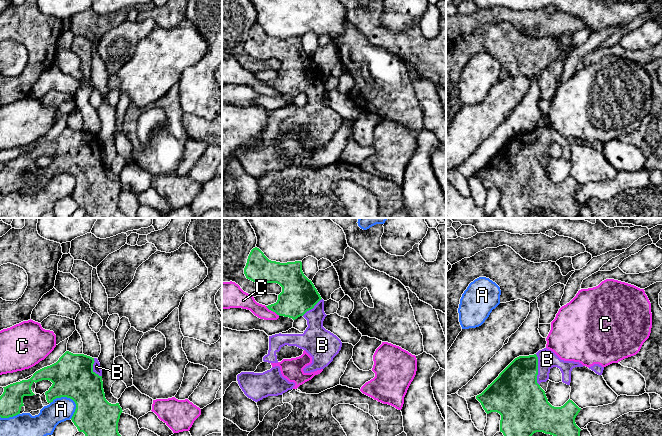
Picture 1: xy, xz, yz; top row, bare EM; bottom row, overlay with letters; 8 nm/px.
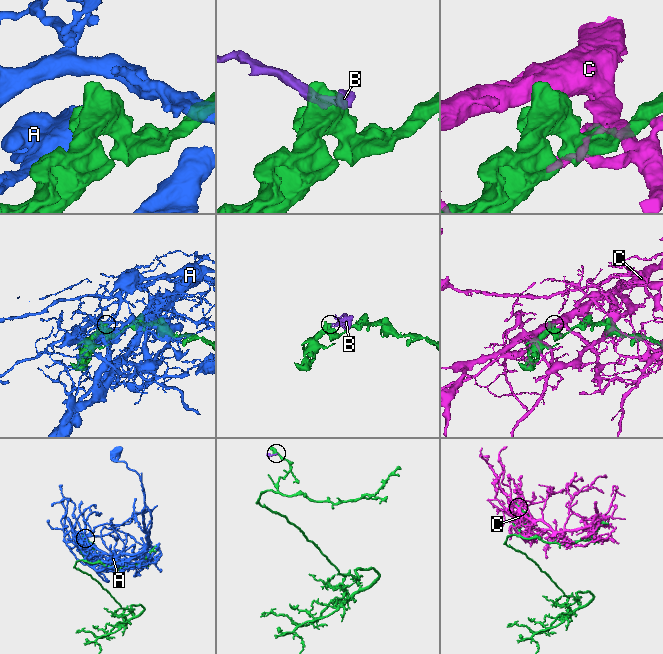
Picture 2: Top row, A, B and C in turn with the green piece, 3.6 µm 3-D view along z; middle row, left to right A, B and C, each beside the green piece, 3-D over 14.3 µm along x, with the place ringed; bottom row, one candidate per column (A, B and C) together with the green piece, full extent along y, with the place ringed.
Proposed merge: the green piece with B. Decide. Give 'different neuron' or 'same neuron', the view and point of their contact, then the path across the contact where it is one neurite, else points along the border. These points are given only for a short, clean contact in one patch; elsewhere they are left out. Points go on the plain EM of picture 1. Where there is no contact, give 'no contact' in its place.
same neuron | yz (537, 146) | across yz (515, 168), (537, 146), (547, 135)

